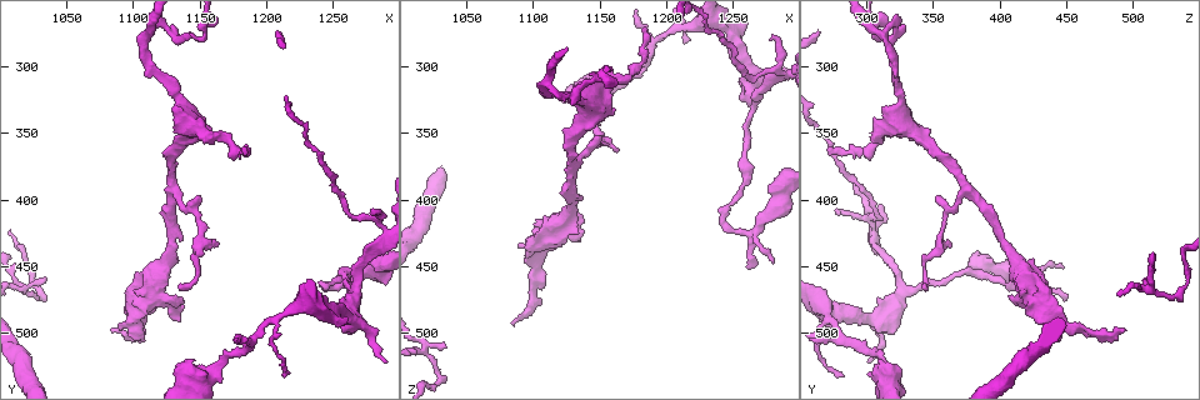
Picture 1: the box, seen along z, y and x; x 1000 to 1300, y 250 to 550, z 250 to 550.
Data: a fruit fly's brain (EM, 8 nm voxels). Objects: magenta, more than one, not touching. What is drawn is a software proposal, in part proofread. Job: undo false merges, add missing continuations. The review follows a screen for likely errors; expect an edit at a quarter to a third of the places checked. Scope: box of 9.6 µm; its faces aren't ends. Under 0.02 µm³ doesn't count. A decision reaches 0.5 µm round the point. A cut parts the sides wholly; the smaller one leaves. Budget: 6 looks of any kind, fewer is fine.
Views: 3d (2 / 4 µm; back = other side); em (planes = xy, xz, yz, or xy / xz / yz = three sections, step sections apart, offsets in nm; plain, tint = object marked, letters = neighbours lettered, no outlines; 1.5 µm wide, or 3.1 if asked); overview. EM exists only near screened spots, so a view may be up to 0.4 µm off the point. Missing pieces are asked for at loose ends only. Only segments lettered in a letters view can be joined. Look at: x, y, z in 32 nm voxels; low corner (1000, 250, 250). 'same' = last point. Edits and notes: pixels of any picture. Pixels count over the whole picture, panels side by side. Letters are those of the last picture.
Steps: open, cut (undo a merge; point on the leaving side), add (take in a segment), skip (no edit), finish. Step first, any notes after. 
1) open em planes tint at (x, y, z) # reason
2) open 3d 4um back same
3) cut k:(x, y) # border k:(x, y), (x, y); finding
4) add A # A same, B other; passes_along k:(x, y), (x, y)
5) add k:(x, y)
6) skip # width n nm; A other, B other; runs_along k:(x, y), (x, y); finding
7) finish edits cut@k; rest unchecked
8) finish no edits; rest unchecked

open em planes tint at (1154, 274, 310) # sharp bend

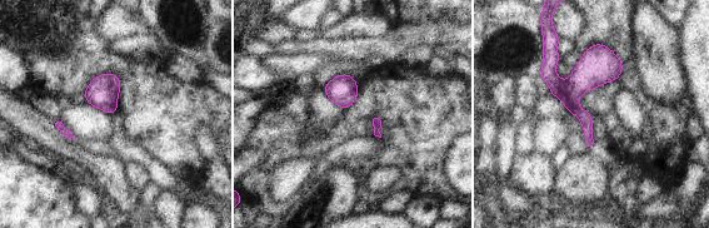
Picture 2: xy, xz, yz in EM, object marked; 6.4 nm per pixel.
open em planes letters same

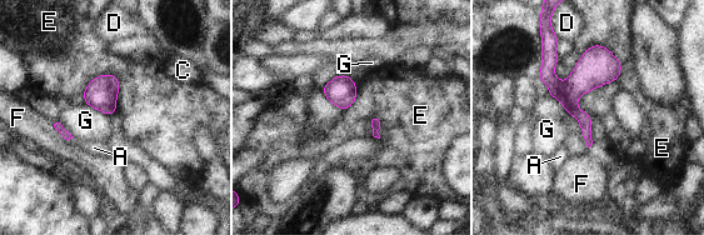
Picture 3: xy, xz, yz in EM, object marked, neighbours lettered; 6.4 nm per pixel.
skip # A other, C other, D other, E other, F other, G other; runs_along 3:(553, 53), (549, 79), (584, 119), (588, 141); continuous, no second cell

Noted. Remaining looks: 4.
open 3d 4um at (1132, 524, 318)

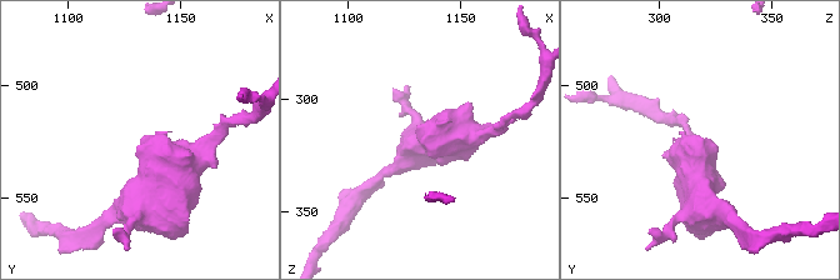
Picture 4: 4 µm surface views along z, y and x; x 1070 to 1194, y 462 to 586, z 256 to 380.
open em xz step 8 letters at (1134, 522, 319)

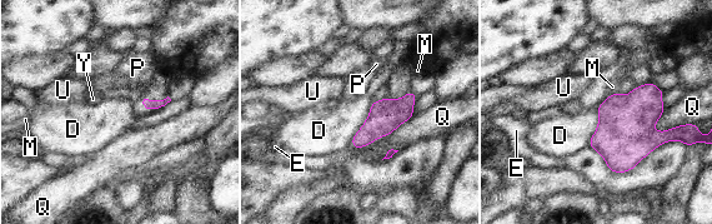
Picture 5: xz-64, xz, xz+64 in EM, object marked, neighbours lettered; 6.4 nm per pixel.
skip # longest_contact Q 460 nm; D other, E other, M other, P other, Q other, U other, Y other; border 5:(415, 114), (389, 134), (351, 147); none of them fits

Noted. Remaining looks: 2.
open em planes tint at (1212, 532, 282) # branch stops here

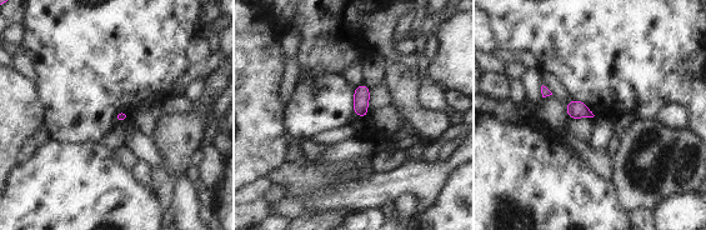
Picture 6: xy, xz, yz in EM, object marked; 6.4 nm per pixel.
open em planes letters same

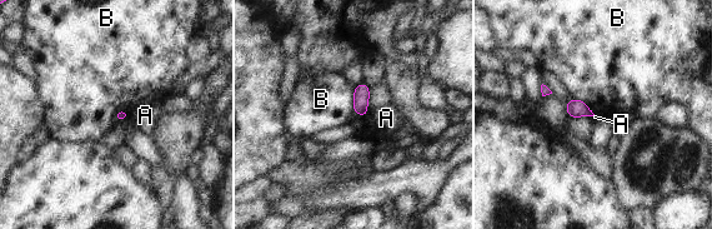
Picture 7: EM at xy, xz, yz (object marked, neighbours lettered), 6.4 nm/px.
skip # width 70 nm; A other, B other; border 7:(354, 86), (352, 109), (361, 118); none of them fits

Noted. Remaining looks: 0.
finish no edits; rest unchecked

